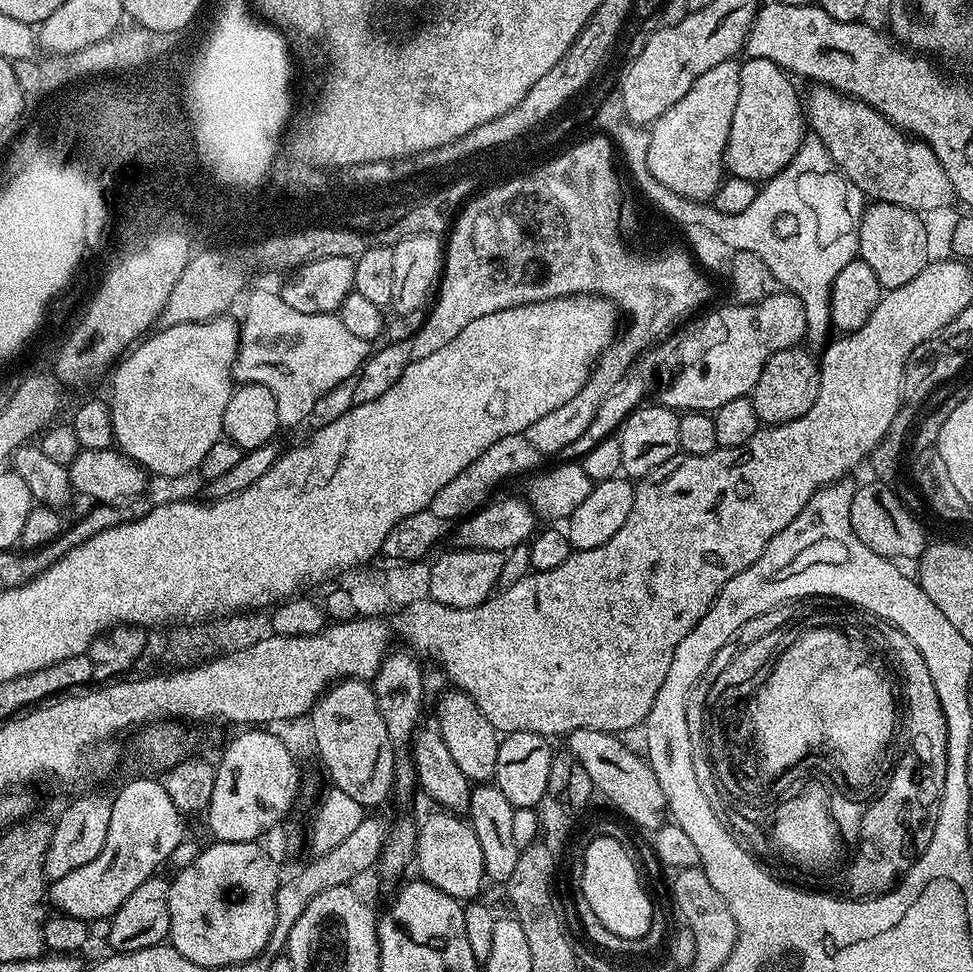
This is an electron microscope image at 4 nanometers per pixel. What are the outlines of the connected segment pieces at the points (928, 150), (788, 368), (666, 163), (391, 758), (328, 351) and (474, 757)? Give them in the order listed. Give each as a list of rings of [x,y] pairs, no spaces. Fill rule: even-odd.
[[[813,83],[806,92],[806,124],[821,140],[840,172],[872,202],[890,202],[917,214],[936,212],[956,200],[956,191],[938,162],[938,154],[924,140],[900,129],[874,106]]]
[[[800,346],[787,348],[771,356],[766,362],[758,382],[752,387],[750,399],[761,425],[785,424],[794,418],[802,418],[802,414],[806,414],[806,410],[810,410],[810,406],[814,406],[814,402],[818,398],[818,390],[820,389],[820,365],[815,355],[812,357],[810,353],[803,352],[802,349],[803,347]]]
[[[735,59],[718,62],[650,125],[648,165],[662,186],[697,202],[711,201],[726,176],[724,151],[730,122],[734,122],[734,106],[738,106],[738,86],[742,86],[740,64]]]
[[[341,680],[332,685],[319,700],[316,701],[316,705],[312,707],[310,713],[310,721],[312,720],[312,736],[316,739],[316,752],[320,755],[320,760],[324,763],[324,768],[328,771],[328,776],[331,787],[343,790],[350,798],[355,798],[365,810],[379,809],[382,804],[388,800],[388,795],[393,795],[394,785],[396,783],[396,751],[394,746],[390,742],[390,734],[386,734],[386,722],[382,722],[382,714],[378,710],[378,702],[374,698],[372,693],[371,683],[367,680]]]
[[[279,291],[256,292],[244,308],[244,320],[240,324],[240,339],[236,349],[236,361],[232,364],[233,381],[240,384],[261,384],[274,394],[278,402],[278,418],[281,425],[304,424],[314,410],[314,402],[322,398],[338,382],[355,377],[369,355],[369,345],[342,326],[339,315],[302,314],[282,302]]]
[[[448,690],[435,701],[435,704],[437,720],[435,723],[438,725],[442,742],[446,742],[458,770],[462,770],[462,774],[466,774],[470,782],[491,781],[496,775],[498,766],[501,733],[497,732],[494,726],[490,726],[490,722],[486,722],[486,714],[478,710],[478,702],[474,702],[470,694]]]

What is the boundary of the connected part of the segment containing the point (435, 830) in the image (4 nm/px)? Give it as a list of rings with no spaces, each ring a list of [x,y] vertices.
[[[436,810],[433,816],[428,816],[419,825],[416,833],[416,855],[414,857],[414,868],[417,868],[419,879],[432,884],[438,890],[450,894],[455,900],[461,902],[472,902],[486,885],[484,874],[484,859],[482,858],[482,846],[478,846],[478,834],[474,834],[472,825],[467,819],[458,817],[448,810]]]

